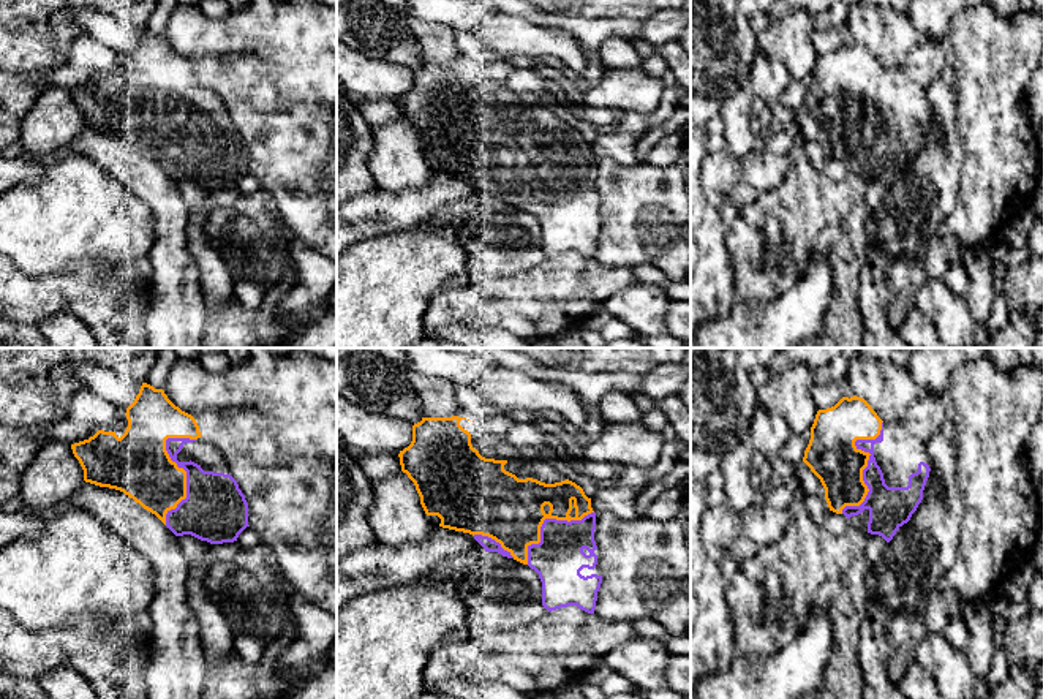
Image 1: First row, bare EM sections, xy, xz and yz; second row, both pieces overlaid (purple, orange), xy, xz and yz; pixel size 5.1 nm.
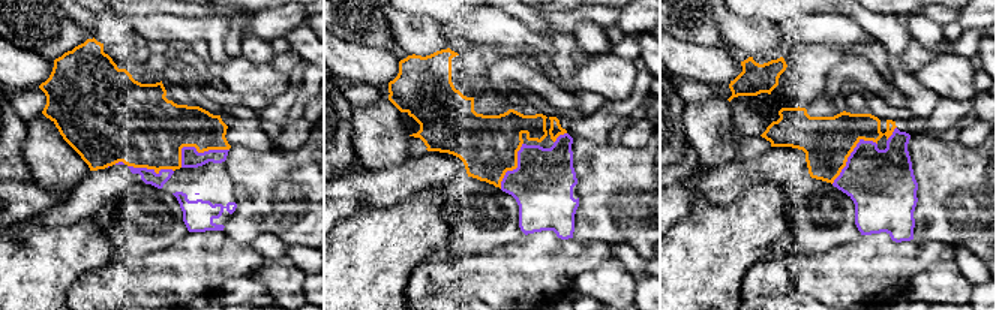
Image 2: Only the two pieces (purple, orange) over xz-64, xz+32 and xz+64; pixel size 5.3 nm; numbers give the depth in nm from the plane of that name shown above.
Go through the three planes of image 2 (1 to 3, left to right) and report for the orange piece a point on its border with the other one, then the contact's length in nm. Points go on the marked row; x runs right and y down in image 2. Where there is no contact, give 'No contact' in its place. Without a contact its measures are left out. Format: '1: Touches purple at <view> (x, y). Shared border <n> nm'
1: Touches purple at xz-64 (195, 149). Shared border 280 nm
2: Touches purple at xz+32 (516, 168). Shared border 280 nm
3: Touches purple at xz+64 (851, 154). Shared border 340 nm

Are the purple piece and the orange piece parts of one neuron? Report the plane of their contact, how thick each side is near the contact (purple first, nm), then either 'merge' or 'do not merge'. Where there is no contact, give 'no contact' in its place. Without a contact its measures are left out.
meets purple in xy; 300 nm thick on the purple side, 320 nm on the other; merge

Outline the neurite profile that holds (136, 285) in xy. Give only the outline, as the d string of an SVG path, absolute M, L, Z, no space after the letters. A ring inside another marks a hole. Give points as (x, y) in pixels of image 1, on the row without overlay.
M76 261L71 267L71 275L115 283L122 288L122 294L128 300L142 304L147 310L152 299L152 278L144 274L136 261L123 263L117 267L101 267L95 261Z

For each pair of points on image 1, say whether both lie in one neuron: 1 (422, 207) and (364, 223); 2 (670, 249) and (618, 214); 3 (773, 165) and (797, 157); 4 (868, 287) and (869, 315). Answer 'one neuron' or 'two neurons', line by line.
1: one neuron
2: one neuron
3: two neurons
4: one neuron

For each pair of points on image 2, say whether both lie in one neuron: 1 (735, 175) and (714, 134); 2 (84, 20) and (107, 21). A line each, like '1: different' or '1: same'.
1: different
2: different

